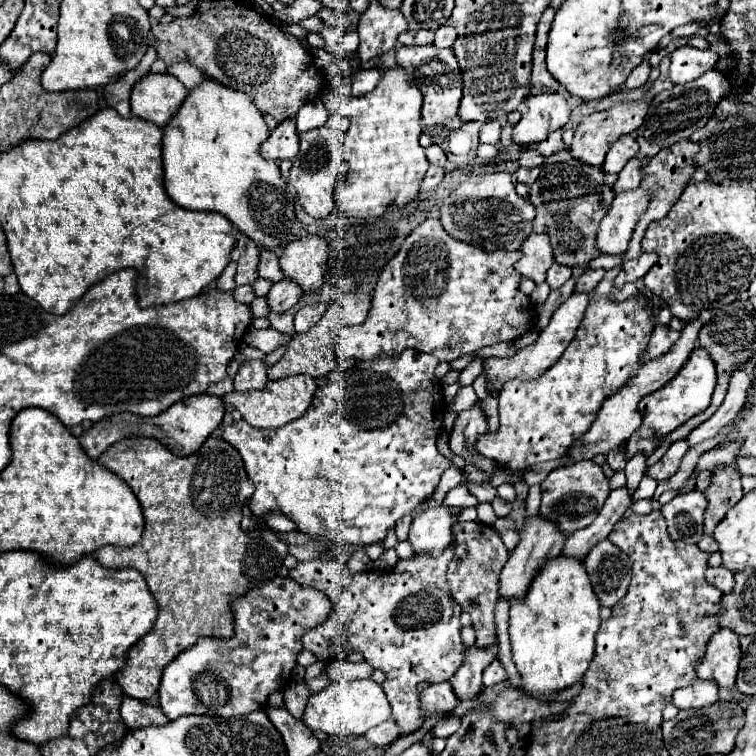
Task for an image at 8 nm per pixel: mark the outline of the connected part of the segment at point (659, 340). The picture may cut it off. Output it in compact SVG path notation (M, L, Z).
M655 320L655 328L649 340L649 348L647 348L647 358L659 358L663 356L667 350L671 350L671 346L679 340L679 332L671 330L669 326L659 324L659 320Z

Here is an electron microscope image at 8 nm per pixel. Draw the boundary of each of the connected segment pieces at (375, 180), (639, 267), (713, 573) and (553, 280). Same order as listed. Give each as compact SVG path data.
M401 66L389 68L379 86L361 98L349 98L345 114L351 118L351 130L343 152L347 158L347 178L335 188L335 204L347 218L381 216L393 208L403 208L419 196L421 180L427 172L425 150L419 146L423 96L407 78Z
M645 252L639 258L635 258L631 262L625 262L621 274L615 278L615 288L621 290L623 284L643 278L655 266L655 262L657 262L657 254L645 254Z
M719 566L719 568L707 568L707 582L711 582L713 586L717 586L723 594L729 594L735 586L735 580L733 580L733 572Z
M553 264L547 272L547 284L555 290L555 288L561 288L567 280L571 278L571 268L563 266L563 264Z

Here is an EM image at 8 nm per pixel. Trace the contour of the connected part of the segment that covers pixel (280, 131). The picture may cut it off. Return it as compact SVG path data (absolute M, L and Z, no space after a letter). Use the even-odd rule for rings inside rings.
M287 118L277 124L277 128L269 134L269 138L261 146L261 156L267 160L293 160L299 152L299 136L295 128L295 120Z

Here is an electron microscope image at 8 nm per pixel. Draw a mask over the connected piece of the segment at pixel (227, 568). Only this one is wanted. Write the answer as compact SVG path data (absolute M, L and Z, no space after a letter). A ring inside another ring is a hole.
M211 436L195 454L185 458L171 454L153 438L125 438L123 442L107 448L97 462L127 482L143 508L145 530L141 542L131 548L105 546L95 550L93 558L109 570L139 570L159 606L153 630L127 652L125 666L115 674L117 684L127 696L147 700L157 692L167 662L175 660L199 638L233 636L233 614L229 610L229 602L275 578L283 558L287 556L287 544L281 542L279 534L271 530L255 530L251 534L241 530L241 508L247 498L251 498L253 486L247 482L247 472L243 470L243 460L239 454L235 454L235 450L231 450L231 446L217 436Z

